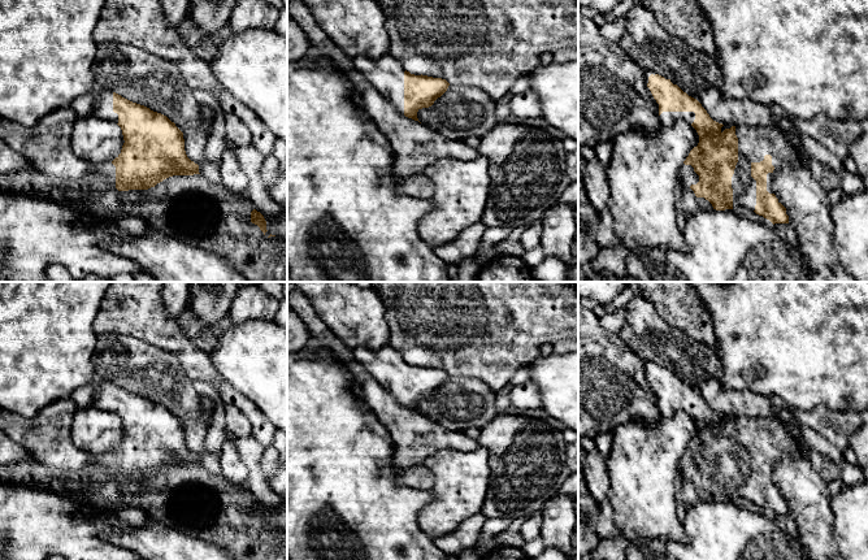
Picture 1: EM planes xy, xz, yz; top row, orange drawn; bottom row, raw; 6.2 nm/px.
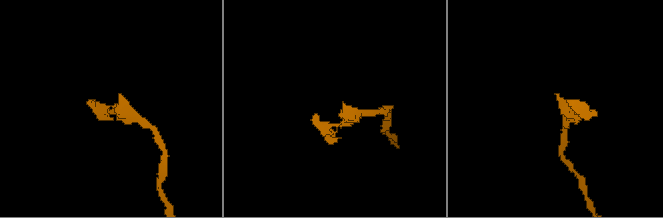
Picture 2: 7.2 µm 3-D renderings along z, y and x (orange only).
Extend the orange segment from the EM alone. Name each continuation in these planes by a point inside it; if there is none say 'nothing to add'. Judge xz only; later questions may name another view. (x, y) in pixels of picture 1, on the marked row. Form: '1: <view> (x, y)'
1: xz (386, 74)

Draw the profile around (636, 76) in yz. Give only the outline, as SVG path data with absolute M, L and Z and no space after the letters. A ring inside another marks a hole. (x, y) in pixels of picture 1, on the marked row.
M578 9L578 147L595 148L602 142L612 142L615 136L630 130L655 134L663 127L646 88L645 70L641 69L620 47L607 42L595 22L583 17Z

